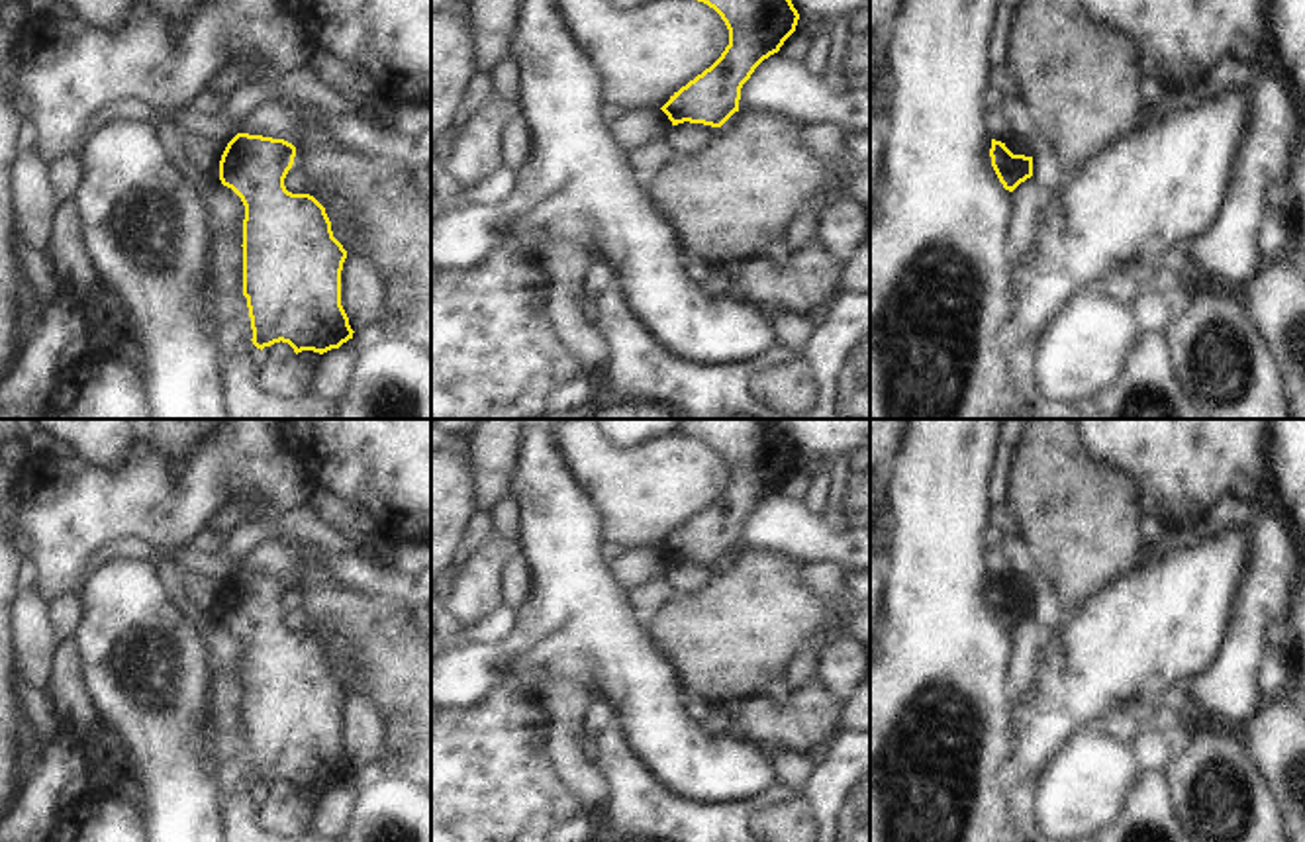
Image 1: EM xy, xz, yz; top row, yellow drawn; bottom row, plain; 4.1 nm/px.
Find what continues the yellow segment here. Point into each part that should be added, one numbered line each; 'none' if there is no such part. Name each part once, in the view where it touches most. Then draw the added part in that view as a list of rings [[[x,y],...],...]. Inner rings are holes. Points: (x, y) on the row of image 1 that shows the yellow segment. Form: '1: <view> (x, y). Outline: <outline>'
none

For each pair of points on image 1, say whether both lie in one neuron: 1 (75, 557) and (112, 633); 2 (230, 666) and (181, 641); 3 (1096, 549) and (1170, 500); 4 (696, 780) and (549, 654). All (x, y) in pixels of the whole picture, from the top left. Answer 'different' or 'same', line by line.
1: different
2: different
3: different
4: same

